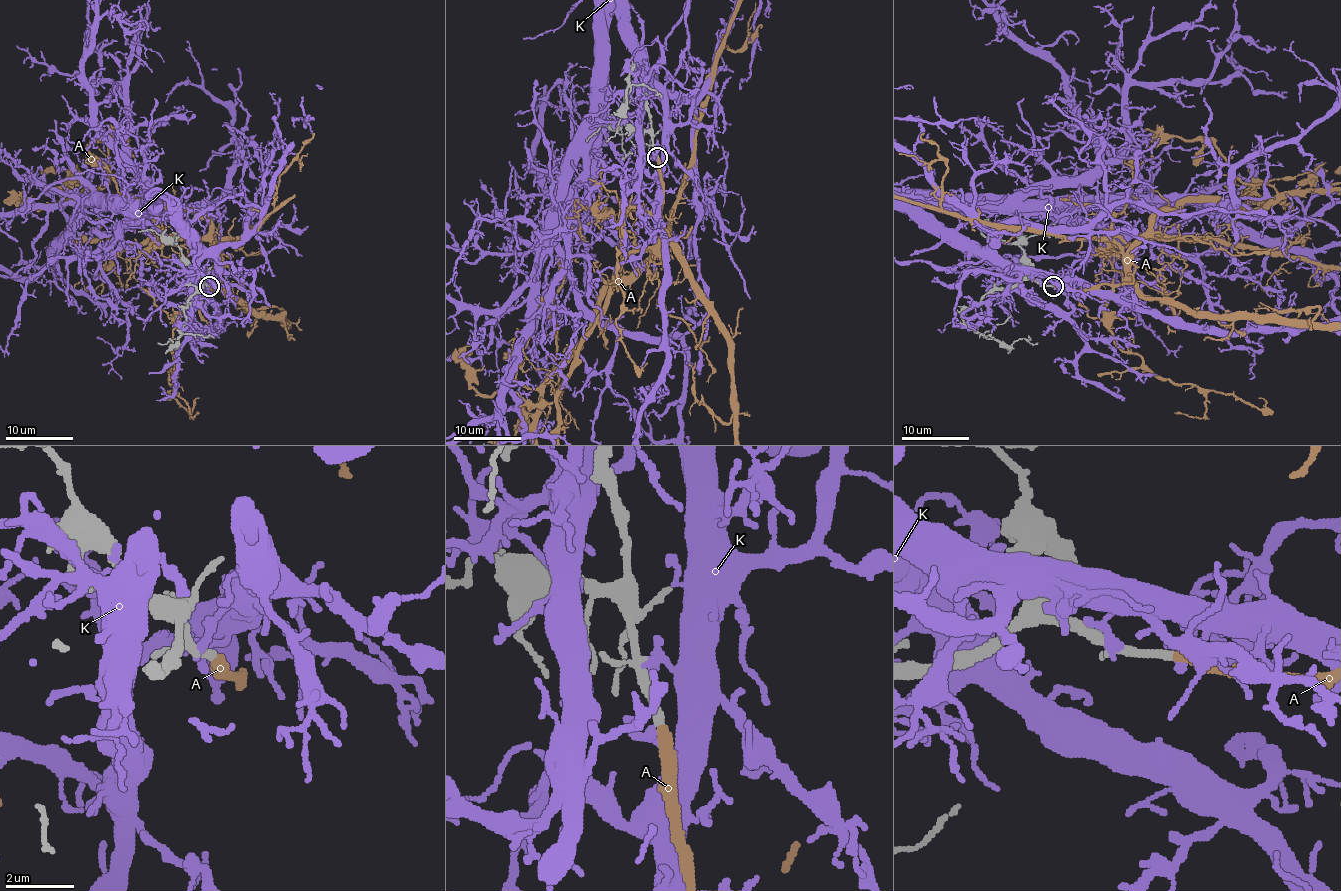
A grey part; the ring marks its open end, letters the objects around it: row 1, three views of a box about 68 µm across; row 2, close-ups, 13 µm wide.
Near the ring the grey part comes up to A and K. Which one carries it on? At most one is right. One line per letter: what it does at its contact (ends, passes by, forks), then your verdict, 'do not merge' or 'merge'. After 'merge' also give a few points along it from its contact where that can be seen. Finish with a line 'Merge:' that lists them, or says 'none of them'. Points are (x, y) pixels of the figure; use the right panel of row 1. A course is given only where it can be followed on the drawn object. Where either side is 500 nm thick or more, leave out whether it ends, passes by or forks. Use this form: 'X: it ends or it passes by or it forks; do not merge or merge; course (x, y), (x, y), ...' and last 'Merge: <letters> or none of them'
A: it ends; merge
K: it ends; do not merge
Merge: A

